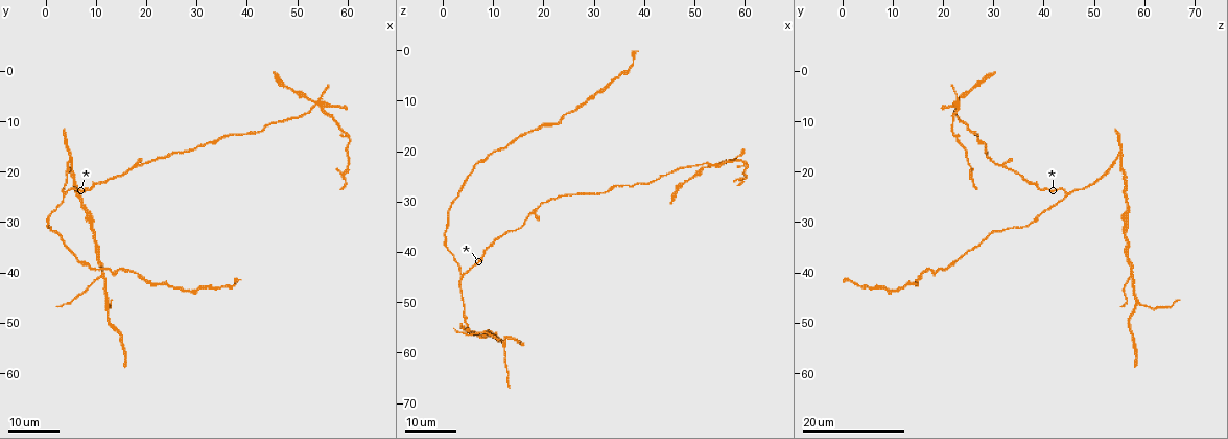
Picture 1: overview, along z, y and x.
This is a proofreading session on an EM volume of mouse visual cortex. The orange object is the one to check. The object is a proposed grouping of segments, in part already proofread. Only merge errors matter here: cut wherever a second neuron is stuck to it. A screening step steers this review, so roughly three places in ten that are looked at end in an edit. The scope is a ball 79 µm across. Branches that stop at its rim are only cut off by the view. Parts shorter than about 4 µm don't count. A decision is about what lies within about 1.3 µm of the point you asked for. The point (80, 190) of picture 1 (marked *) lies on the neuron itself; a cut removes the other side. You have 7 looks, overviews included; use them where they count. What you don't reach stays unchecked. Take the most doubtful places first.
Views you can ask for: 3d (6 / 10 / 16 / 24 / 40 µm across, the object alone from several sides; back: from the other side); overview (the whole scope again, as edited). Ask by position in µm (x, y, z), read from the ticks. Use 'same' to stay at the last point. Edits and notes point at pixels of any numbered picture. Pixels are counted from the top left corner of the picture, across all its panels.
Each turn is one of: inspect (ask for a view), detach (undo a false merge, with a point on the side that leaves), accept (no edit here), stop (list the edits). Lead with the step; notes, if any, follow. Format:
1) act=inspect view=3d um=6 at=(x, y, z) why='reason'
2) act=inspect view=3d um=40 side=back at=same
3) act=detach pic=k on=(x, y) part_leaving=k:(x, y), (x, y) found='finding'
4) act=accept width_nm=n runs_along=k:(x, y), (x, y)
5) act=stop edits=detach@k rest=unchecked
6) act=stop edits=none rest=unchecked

act=inspect view=3d um=24 at=(11.5, 41.0, 57.0) why='small branch off a trunk'

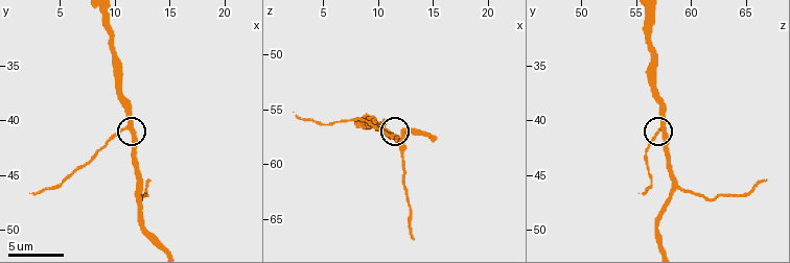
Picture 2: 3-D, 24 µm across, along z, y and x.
act=inspect view=3d um=10 at=(11.2, 40.8, 57.4)

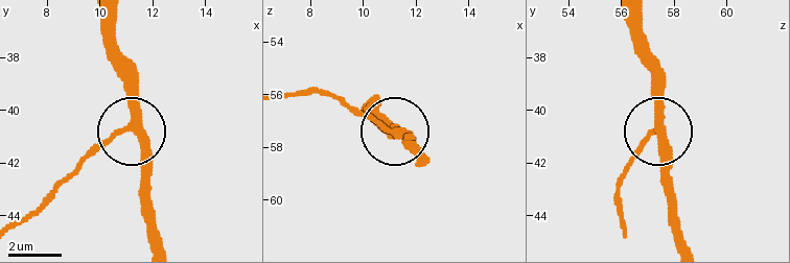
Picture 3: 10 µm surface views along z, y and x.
act=accept width_nm=300 runs_along=3:(102, 18), (130, 125), (85, 163) found='continuous, no second neuron'

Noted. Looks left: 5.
act=inspect view=3d um=24 at=(53.5, 6.5, 22.5) why='small branch off a trunk'

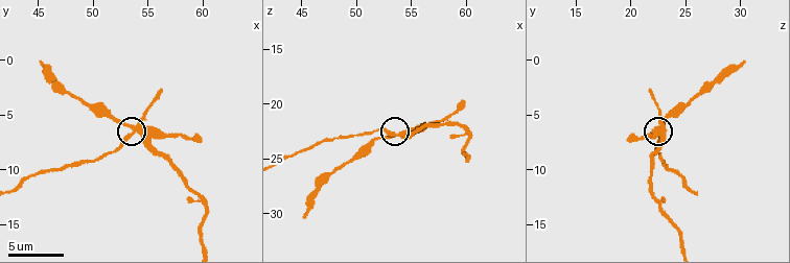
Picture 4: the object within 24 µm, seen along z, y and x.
act=inspect view=3d um=6 at=(53.6, 6.0, 23.0)

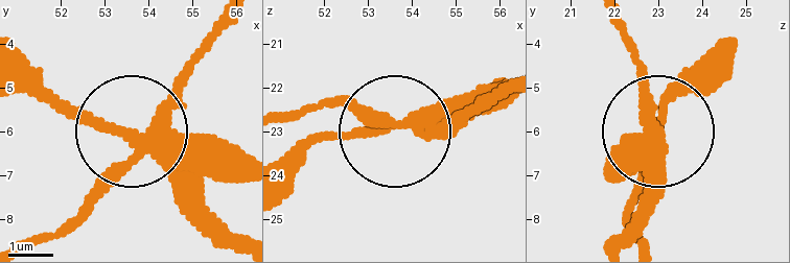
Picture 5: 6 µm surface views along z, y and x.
act=detach pic=5 on=(96, 118) arms=4 part_leaving=5:(159, 147), (245, 244) found='two neurons meet here'

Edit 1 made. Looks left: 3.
act=inspect view=overview why='see it whole again'

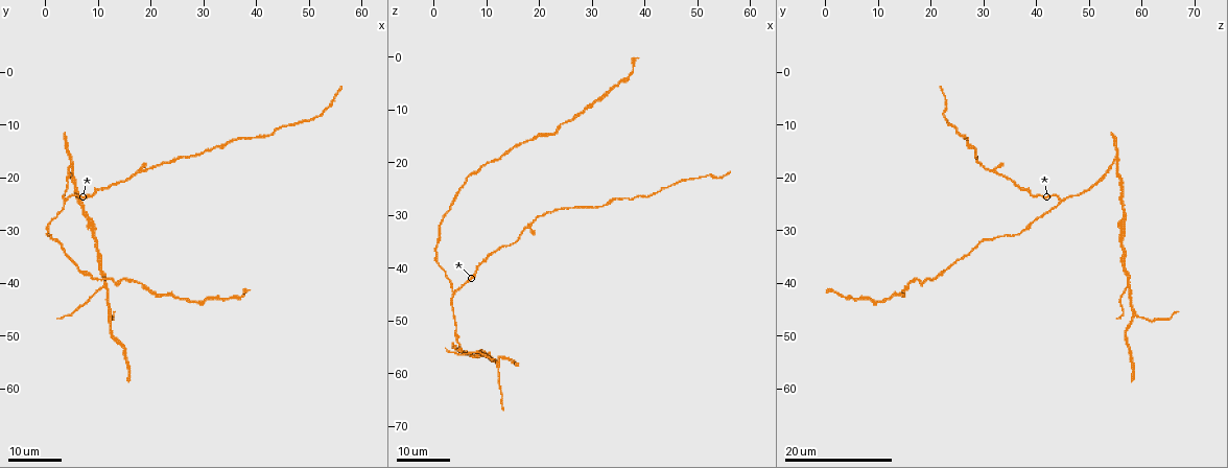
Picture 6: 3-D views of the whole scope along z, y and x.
act=inspect view=3d um=24 at=(12.5, 46.0, 58.5) why='three-way junction'

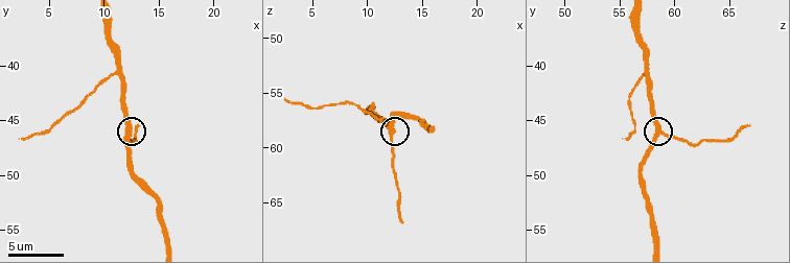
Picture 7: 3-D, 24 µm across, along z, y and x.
act=inspect view=3d um=6 at=(12.2, 46.2, 58.8) why='zoom in'

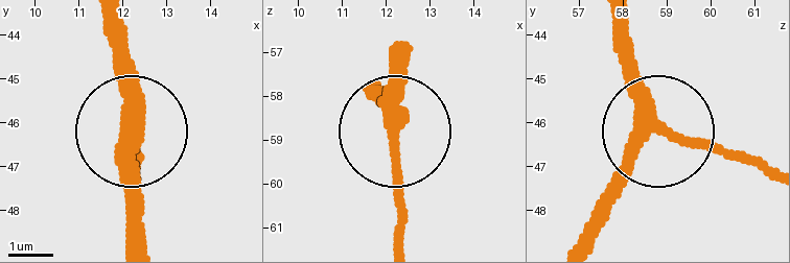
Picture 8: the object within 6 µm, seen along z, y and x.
act=accept arms=3 found='continuous, no second neuron'

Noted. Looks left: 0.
act=stop edits=detach@5 rest=unchecked

